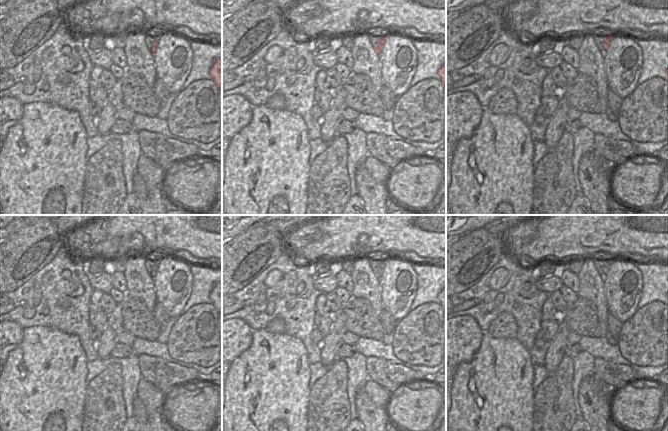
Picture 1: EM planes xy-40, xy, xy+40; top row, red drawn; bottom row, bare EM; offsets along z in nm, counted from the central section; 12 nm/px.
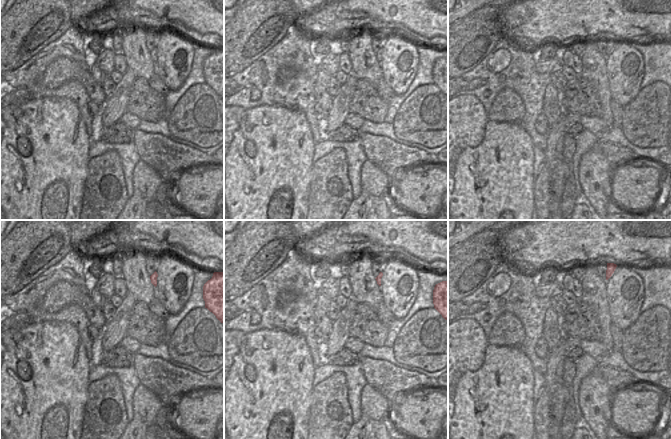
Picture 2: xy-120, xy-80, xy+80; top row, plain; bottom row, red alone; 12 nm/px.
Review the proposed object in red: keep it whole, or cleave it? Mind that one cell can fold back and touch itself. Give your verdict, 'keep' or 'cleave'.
keep

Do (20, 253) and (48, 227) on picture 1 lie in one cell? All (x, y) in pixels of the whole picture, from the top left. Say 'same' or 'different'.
same

